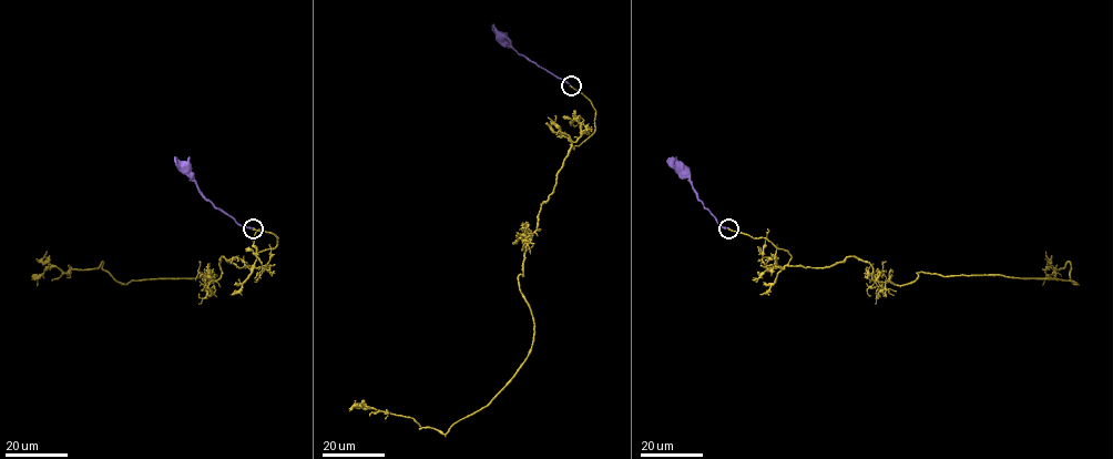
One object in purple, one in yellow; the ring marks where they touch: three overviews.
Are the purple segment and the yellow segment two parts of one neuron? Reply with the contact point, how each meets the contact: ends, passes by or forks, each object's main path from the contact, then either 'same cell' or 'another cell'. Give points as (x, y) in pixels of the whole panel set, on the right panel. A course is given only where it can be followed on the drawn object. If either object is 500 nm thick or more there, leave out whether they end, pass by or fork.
place (728, 228); purple ends; yellow ends; course purple (728, 228), (721, 225), (705, 208), (683, 165), (680, 166); course yellow (728, 228), (789, 266), (854, 256), (899, 285), (1075, 284), (1070, 263), (1053, 279); another cell

